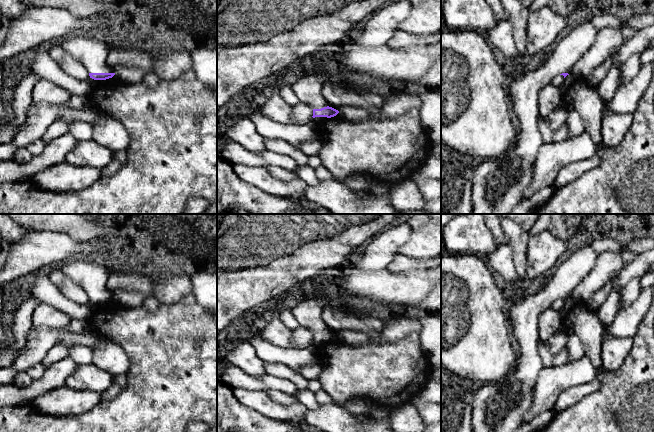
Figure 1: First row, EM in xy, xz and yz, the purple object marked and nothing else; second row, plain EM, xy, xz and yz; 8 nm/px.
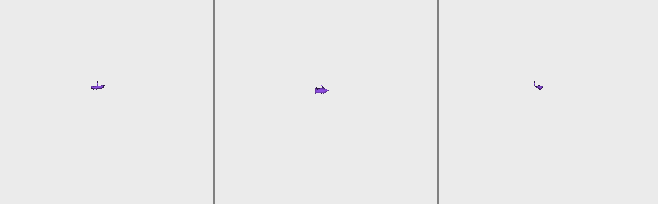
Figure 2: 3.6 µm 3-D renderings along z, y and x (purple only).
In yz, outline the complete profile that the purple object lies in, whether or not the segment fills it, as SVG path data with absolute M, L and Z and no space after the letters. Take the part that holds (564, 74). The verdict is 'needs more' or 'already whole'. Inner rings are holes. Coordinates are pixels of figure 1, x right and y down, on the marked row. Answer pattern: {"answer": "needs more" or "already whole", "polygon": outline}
{"answer": "needs more", "polygon": "M592 22L578 25L568 33L535 70L525 73L508 88L510 106L518 126L514 144L499 158L484 160L473 170L472 214L508 214L516 204L525 200L523 192L532 181L534 162L544 144L538 130L538 96L541 89L551 84L556 76L572 74L580 57L593 45L599 30Z"}

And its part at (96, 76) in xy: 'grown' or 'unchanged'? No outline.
grown

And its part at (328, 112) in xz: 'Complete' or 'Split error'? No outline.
Split error

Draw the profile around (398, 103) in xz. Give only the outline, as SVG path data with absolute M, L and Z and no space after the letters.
M403 90L394 92L387 98L380 107L378 114L371 114L367 109L360 107L343 106L339 113L350 123L360 123L366 119L388 119L403 115L413 109L420 109L422 100L418 94Z

